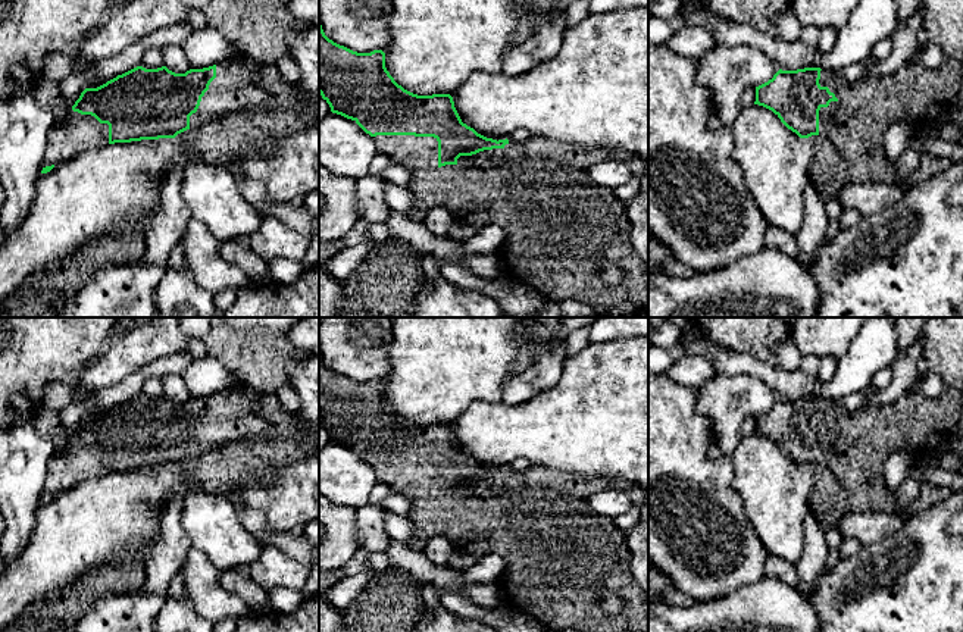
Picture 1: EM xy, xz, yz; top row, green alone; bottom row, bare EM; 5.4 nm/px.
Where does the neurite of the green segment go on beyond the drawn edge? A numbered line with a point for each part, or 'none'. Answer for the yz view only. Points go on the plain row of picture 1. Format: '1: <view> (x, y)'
1: yz (856, 453)

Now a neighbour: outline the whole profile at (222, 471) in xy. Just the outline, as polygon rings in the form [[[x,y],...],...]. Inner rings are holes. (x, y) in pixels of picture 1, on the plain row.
[[[288,414],[281,420],[269,422],[268,426],[253,438],[244,438],[234,442],[221,444],[212,450],[201,453],[200,456],[190,457],[175,467],[159,467],[168,469],[175,475],[175,481],[190,482],[191,491],[203,491],[213,495],[223,495],[228,498],[235,498],[244,485],[253,479],[263,478],[265,470],[282,466],[285,463],[304,459],[319,450],[319,423],[309,423],[300,417],[300,414]]]

